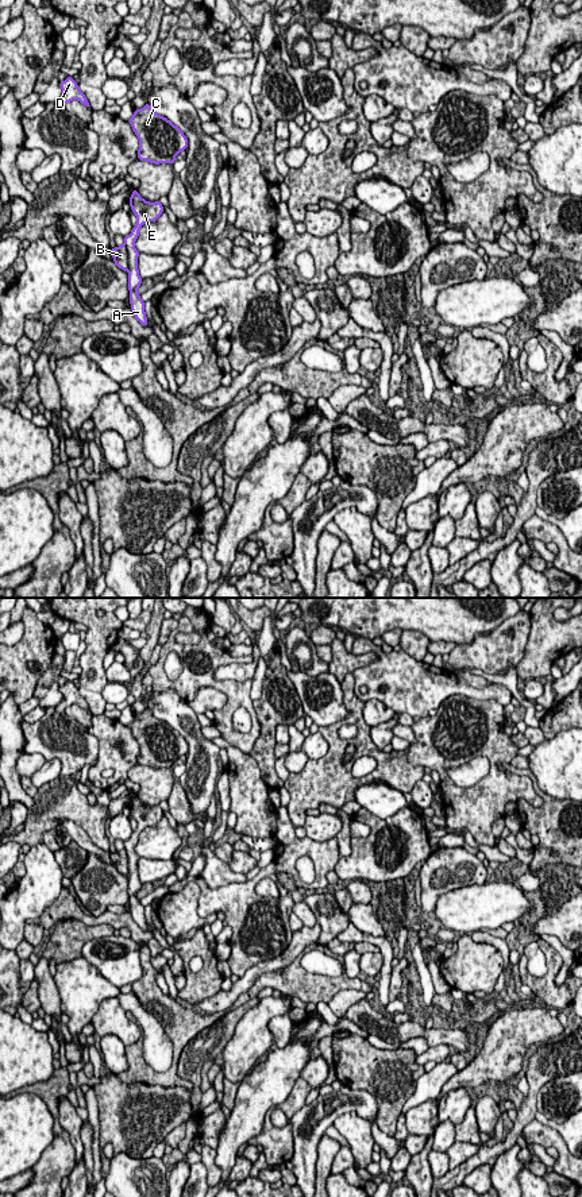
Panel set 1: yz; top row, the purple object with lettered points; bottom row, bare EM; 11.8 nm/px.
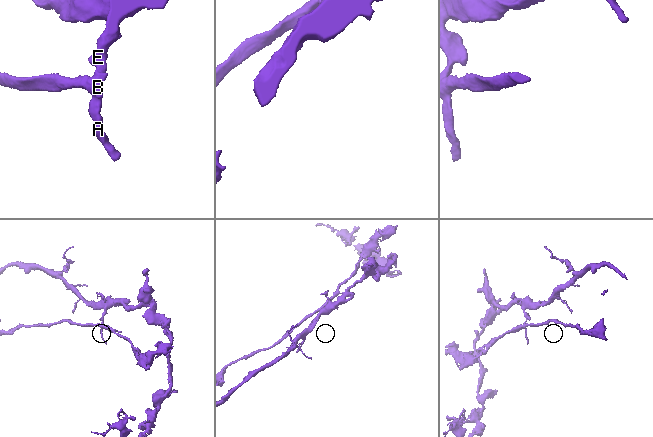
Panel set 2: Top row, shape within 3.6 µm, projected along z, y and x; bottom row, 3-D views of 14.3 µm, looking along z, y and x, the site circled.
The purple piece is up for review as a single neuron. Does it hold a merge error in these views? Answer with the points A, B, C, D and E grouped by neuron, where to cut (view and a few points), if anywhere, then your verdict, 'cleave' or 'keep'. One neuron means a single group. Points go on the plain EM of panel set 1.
A C D E / B | yz (123, 849), (127, 857), (128, 873) | cleave

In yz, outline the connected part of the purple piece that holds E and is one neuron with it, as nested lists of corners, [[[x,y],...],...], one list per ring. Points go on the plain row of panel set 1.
[[[132,794],[130,800],[131,815],[136,820],[136,829],[132,833],[131,838],[124,841],[124,850],[127,852],[128,858],[128,895],[130,895],[130,908],[131,915],[135,923],[144,931],[149,931],[147,922],[144,916],[144,906],[138,899],[138,892],[142,888],[142,883],[138,874],[138,861],[139,856],[135,854],[135,846],[139,841],[139,834],[143,829],[149,826],[157,826],[162,819],[163,811],[159,806],[150,807],[140,802],[136,794]]]

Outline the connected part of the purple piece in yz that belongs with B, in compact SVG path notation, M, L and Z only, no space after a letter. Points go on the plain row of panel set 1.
M124 849L111 853L111 860L113 862L115 869L120 874L124 874L124 876L128 874L128 858L127 858L127 852Z

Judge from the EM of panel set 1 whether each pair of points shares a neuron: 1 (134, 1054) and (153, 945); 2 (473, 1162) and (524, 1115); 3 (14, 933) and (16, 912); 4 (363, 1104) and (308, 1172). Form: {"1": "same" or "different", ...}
{"1": "different", "2": "same", "3": "same", "4": "same"}

